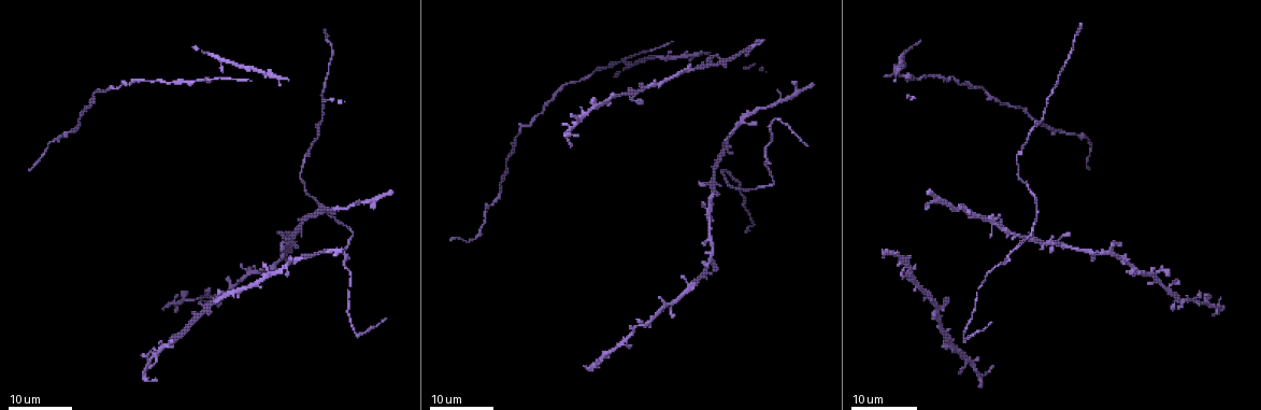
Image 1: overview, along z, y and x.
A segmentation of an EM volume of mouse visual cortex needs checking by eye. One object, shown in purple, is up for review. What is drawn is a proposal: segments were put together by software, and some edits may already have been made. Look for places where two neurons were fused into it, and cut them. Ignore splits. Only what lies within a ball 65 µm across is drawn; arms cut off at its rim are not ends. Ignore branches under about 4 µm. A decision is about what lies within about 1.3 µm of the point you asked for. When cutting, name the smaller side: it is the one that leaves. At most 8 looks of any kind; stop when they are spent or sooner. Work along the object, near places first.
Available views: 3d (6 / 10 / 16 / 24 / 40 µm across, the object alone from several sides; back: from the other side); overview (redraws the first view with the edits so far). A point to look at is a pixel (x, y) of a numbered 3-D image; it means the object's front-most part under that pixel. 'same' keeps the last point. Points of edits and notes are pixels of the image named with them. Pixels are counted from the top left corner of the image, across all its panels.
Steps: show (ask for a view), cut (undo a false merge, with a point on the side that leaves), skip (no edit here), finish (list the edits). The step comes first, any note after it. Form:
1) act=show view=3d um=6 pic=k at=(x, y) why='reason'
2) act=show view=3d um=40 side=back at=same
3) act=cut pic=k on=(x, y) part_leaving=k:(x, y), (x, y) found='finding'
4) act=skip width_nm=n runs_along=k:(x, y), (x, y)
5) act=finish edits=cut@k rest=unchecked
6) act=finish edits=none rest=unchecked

act=show view=3d um=24 pic=1 at=(999, 103) why='thick turns thin'

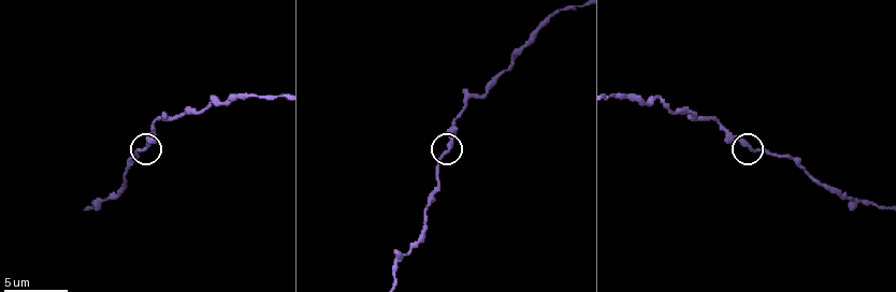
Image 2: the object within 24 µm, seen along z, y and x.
act=show view=3d um=6 pic=2 at=(750, 144)

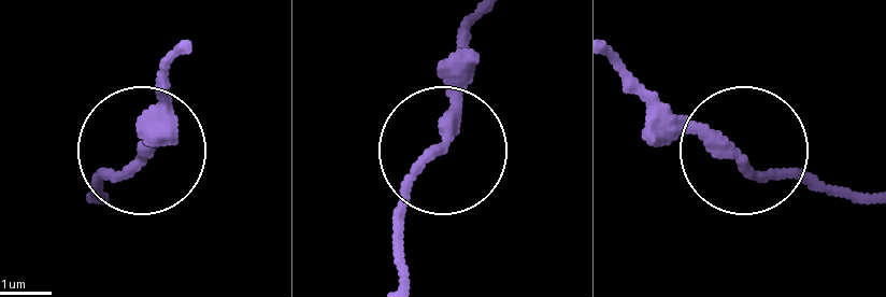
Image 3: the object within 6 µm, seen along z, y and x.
act=skip found='continuous, no second neuron'

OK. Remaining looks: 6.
act=show view=3d um=10 pic=2 at=(847, 196) why='narrows sharply'

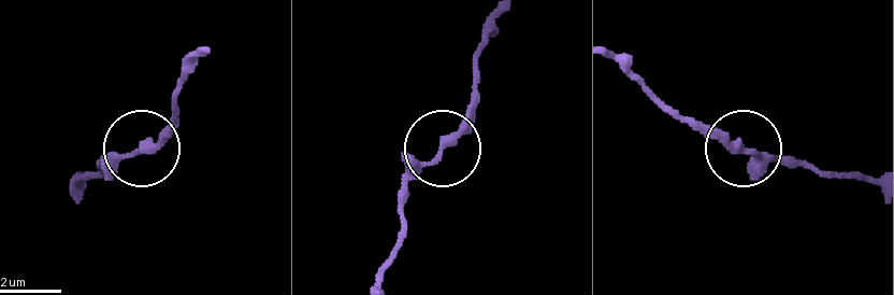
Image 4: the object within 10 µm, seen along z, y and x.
act=show view=3d um=10 side=back pic=4 at=(747, 150)

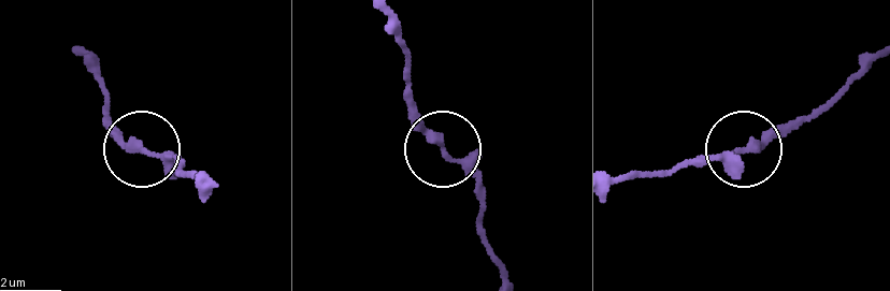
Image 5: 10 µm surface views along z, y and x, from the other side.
act=skip runs_along=5:(83, 51), (106, 92), (111, 126), (147, 148), (183, 159) found='all the same neuron'

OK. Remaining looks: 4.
act=show view=3d um=24 pic=1 at=(713, 181) why='four or more arms meet'

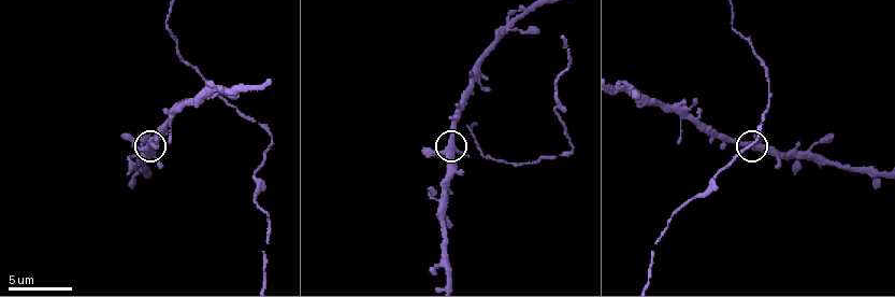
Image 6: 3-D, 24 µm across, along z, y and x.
act=show view=3d um=10 pic=6 at=(448, 145)

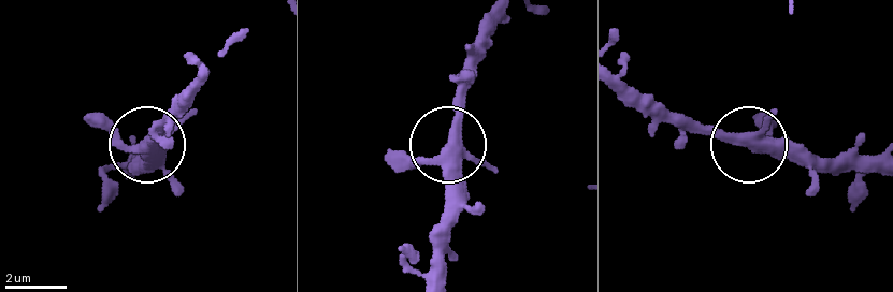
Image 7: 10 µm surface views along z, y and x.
act=skip found='all the same neuron'

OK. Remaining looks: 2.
act=show view=3d um=10 pic=6 at=(557, 93) why='thick turns thin'

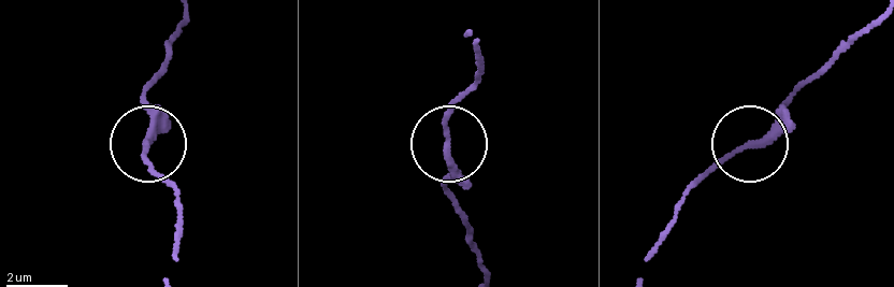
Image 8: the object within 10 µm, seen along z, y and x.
act=show view=3d um=10 side=back pic=8 at=(447, 143)

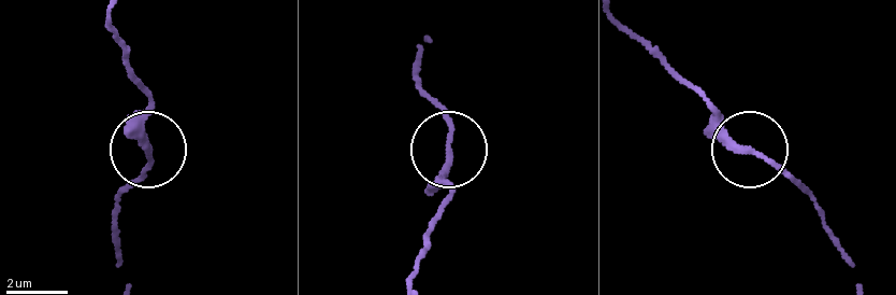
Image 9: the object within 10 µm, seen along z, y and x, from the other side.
act=skip width_nm=210 runs_along=9:(409, 278), (446, 193), (446, 116), (422, 80) found='continuous, no second neuron'

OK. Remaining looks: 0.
act=finish edits=none rest=unchecked

